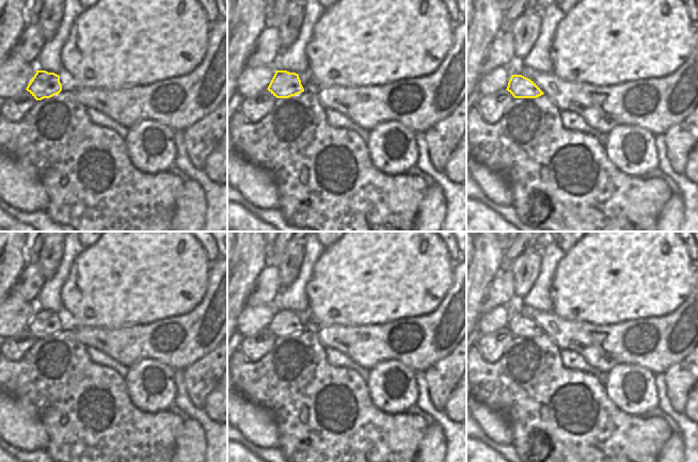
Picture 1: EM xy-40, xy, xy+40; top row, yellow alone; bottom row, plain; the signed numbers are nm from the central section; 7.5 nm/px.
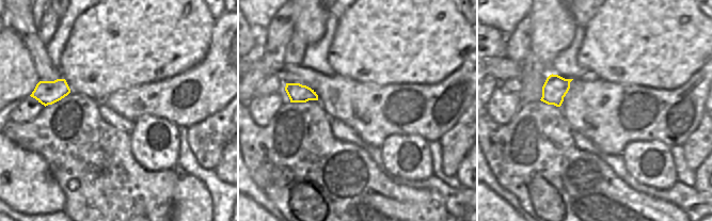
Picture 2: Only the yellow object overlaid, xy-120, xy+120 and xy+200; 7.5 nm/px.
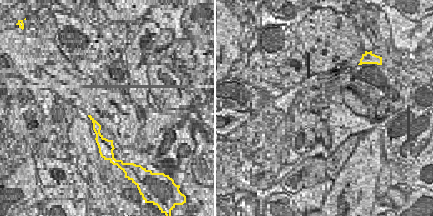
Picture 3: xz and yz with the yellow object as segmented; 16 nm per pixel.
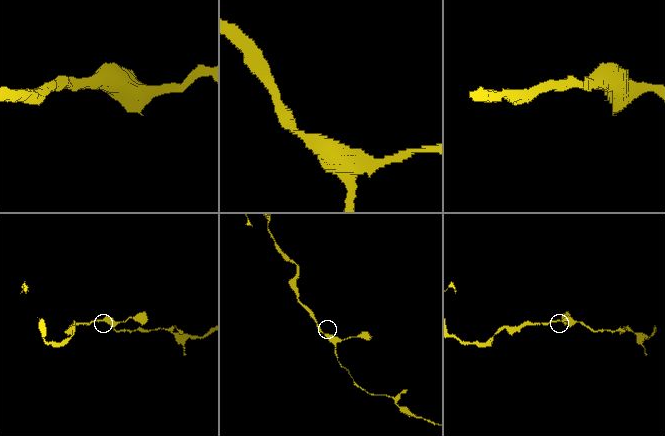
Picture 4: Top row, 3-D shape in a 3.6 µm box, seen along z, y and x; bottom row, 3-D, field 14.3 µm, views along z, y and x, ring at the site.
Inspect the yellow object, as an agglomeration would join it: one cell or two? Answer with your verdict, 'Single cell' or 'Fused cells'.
Single cell.

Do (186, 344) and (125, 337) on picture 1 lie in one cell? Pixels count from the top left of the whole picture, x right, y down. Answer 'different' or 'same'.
same

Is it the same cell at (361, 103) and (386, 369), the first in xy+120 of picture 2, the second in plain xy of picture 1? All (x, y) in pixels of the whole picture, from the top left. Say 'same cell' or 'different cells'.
different cells

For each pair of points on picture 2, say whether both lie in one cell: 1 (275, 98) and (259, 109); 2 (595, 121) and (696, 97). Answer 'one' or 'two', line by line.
1: one
2: one

